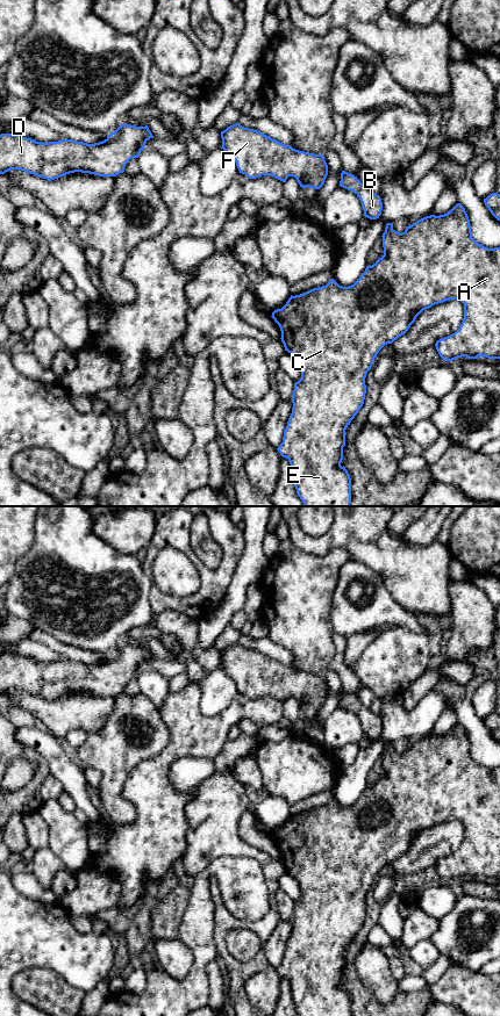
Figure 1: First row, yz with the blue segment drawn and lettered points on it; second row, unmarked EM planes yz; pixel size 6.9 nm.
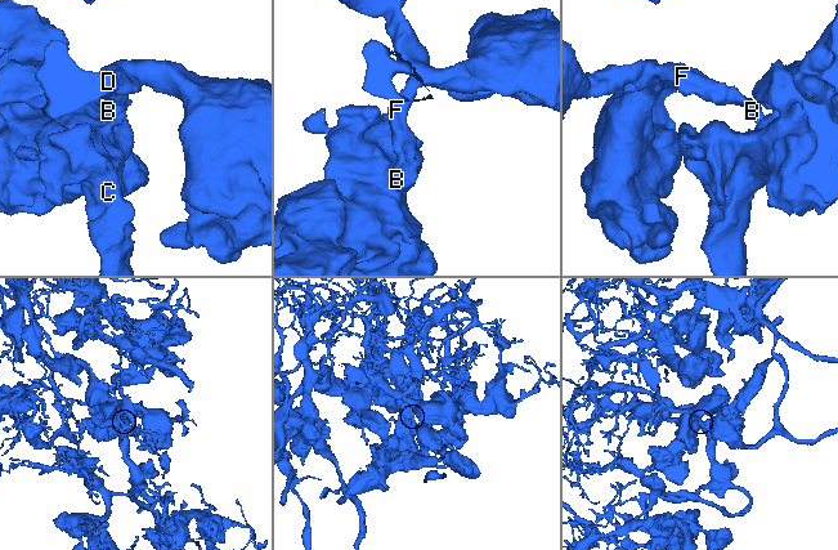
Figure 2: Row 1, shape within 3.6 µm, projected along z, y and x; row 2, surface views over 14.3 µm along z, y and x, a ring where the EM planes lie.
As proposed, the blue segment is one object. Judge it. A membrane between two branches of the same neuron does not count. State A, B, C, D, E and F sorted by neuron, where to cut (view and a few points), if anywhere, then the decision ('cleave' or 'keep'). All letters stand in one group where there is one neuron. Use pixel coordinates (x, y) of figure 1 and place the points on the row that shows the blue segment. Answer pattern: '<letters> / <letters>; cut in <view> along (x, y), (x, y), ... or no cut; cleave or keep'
A B C D E F; no cut; keep

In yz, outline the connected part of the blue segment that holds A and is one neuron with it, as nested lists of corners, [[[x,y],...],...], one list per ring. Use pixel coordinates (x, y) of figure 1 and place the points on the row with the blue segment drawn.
[[[457,203],[449,212],[440,216],[426,216],[412,225],[406,226],[406,230],[401,233],[393,229],[393,223],[387,223],[381,237],[384,255],[372,266],[366,266],[365,272],[353,284],[342,287],[331,279],[326,286],[310,289],[300,295],[291,295],[286,304],[281,309],[274,310],[271,316],[280,327],[280,339],[285,351],[295,358],[301,369],[301,379],[294,383],[292,413],[284,431],[283,442],[277,449],[283,457],[290,461],[294,487],[303,506],[350,506],[351,478],[348,470],[341,466],[343,447],[345,446],[345,430],[364,404],[366,394],[365,377],[374,363],[374,358],[385,345],[392,344],[405,334],[423,310],[450,300],[458,300],[464,304],[464,318],[459,329],[455,333],[437,340],[435,344],[443,361],[452,361],[462,356],[478,359],[480,355],[488,359],[500,359],[500,247],[488,248],[478,244],[472,238],[470,219],[465,208],[460,203]]]

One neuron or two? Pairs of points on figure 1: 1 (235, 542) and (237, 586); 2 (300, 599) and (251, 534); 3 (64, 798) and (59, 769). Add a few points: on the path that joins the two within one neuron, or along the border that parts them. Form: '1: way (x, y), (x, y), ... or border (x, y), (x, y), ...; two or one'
1: border (245, 541), (245, 547), (226, 592); two
2: border (270, 560), (258, 582); two
3: border (64, 790), (77, 807); two

